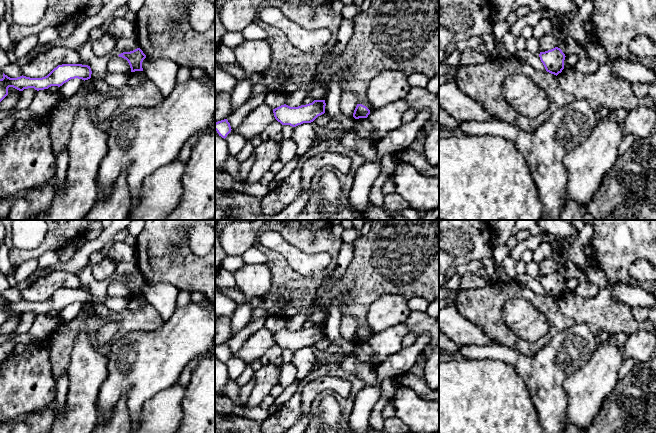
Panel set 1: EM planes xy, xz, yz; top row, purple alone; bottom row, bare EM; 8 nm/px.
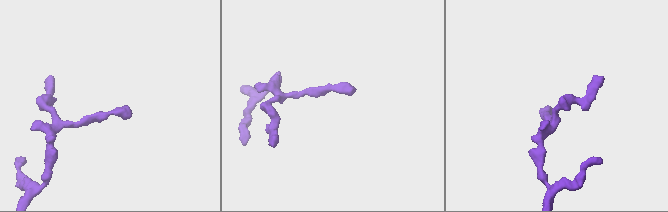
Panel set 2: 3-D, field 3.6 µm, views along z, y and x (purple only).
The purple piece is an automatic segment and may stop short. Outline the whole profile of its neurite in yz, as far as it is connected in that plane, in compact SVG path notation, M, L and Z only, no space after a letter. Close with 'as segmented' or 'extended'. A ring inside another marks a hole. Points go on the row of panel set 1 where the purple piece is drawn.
M558 47L551 50L540 52L540 60L547 72L558 75L564 69L565 54Z | as segmented

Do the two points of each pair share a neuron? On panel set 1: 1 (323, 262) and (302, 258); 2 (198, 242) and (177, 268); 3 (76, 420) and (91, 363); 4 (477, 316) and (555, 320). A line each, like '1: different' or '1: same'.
1: same
2: different
3: same
4: same

